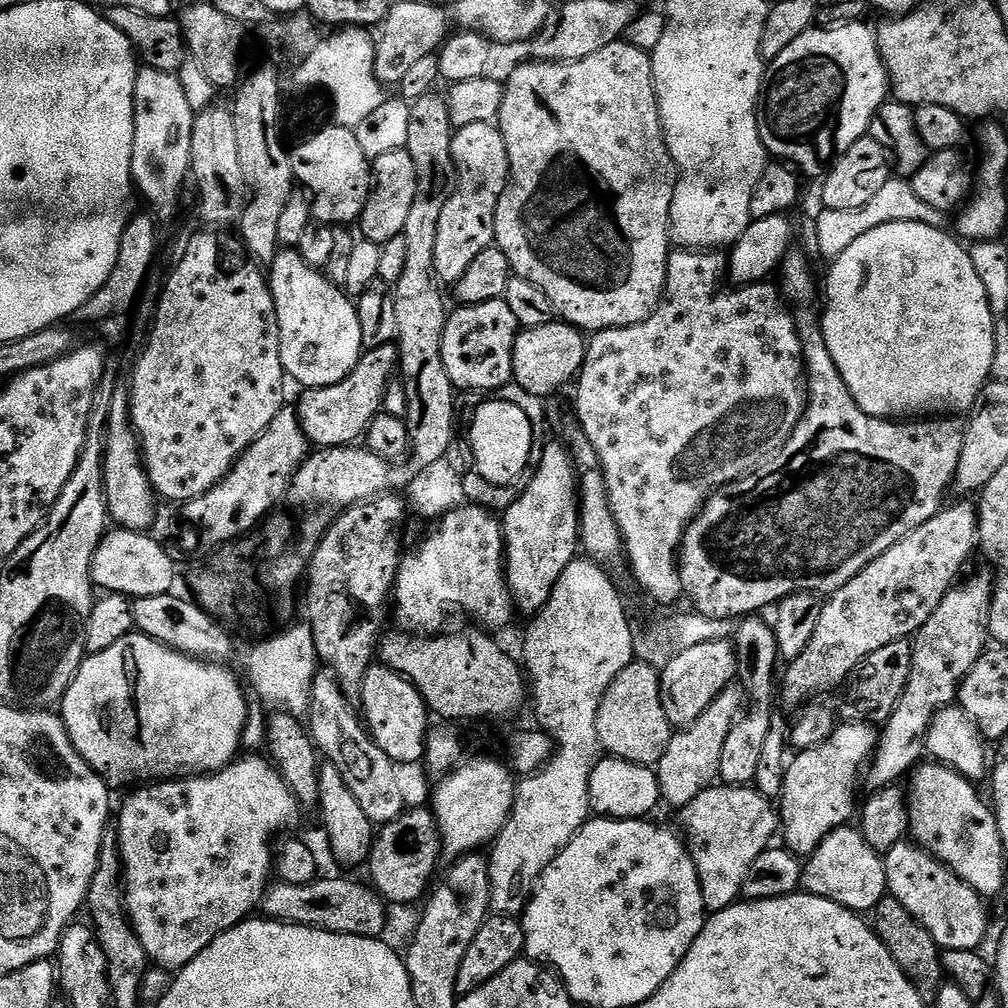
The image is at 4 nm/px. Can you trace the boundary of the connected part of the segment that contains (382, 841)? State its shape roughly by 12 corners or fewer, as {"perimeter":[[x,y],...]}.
{"perimeter":[[431,807],[375,833],[366,871],[389,905],[425,899],[442,861]]}

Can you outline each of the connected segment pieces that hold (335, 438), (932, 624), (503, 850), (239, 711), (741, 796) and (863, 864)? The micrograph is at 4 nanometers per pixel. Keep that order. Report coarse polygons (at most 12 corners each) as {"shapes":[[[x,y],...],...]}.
{"shapes":[[[395,343],[367,349],[342,382],[303,393],[313,445],[347,448],[382,411]],[[993,573],[949,588],[866,768],[893,787],[990,640]],[[572,560],[524,636],[554,755],[491,845],[519,917],[590,819],[598,706],[634,659],[611,575]],[[133,634],[84,657],[62,719],[116,784],[221,772],[234,673]],[[752,786],[679,809],[704,907],[741,899],[778,812]],[[835,828],[803,861],[800,888],[871,913],[889,895],[884,856]]]}

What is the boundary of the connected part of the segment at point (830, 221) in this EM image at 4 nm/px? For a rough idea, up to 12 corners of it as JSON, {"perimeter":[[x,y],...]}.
{"perimeter":[[893,178],[858,210],[819,209],[828,262],[886,222],[941,227],[944,214]]}

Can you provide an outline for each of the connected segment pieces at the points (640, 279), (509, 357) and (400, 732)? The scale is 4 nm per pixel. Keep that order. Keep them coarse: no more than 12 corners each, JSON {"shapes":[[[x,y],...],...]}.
{"shapes":[[[654,61],[518,65],[495,247],[588,334],[664,295]],[[503,298],[449,311],[453,389],[511,385],[521,331]],[[374,664],[362,694],[380,704],[385,752],[423,761],[430,709],[415,684]]]}

